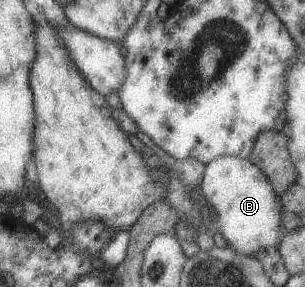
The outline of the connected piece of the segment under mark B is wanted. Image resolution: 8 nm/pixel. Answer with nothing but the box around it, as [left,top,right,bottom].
[198,155,283,258]

